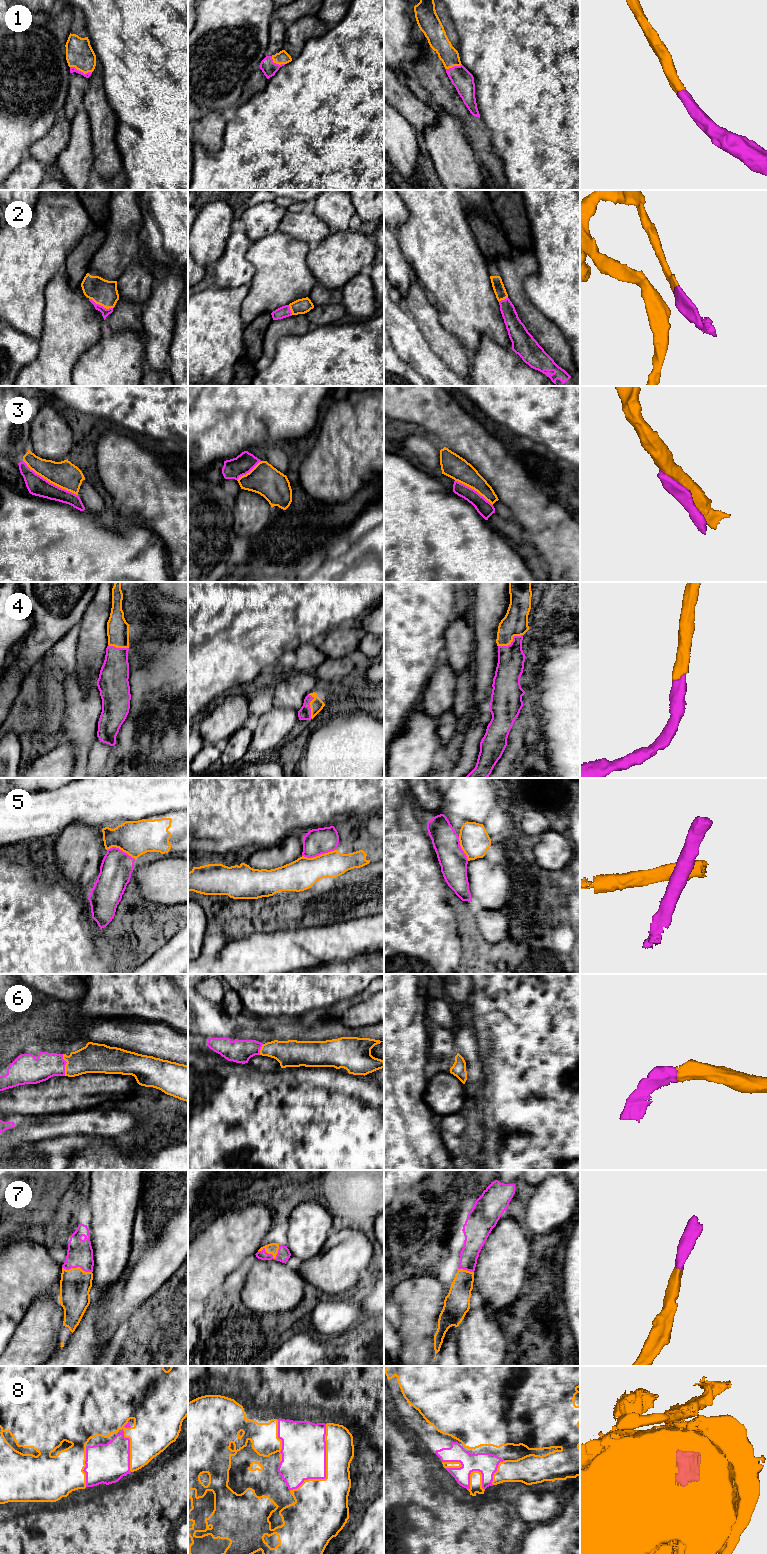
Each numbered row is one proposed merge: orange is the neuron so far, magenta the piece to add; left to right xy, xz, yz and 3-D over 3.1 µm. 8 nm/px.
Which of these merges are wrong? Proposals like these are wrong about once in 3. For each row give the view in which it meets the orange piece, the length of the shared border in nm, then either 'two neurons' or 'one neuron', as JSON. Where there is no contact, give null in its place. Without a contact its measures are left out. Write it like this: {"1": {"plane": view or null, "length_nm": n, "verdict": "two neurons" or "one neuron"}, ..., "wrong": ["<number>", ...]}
{"1": {"plane": "xy", "length_nm": 190, "verdict": "one neuron"}, "2": {"plane": "xy", "length_nm": 200, "verdict": "one neuron"}, "3": {"plane": "xy", "length_nm": 500, "verdict": "two neurons"}, "4": {"plane": "yz", "length_nm": 220, "verdict": "one neuron"}, "5": {"plane": "xz", "length_nm": 280, "verdict": "two neurons"}, "6": {"plane": "xy", "length_nm": 180, "verdict": "one neuron"}, "7": {"plane": "xz", "length_nm": 190, "verdict": "one neuron"}, "8": {"plane": "xz", "length_nm": 600, "verdict": "one neuron"}, "wrong": ["3", "5"]}

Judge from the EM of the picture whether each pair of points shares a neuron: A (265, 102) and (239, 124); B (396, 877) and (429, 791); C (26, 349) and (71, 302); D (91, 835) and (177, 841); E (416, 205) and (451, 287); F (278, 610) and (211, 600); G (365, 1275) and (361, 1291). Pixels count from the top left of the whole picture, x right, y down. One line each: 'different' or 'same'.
A: same
B: different
C: same
D: different
E: same
F: same
G: same

